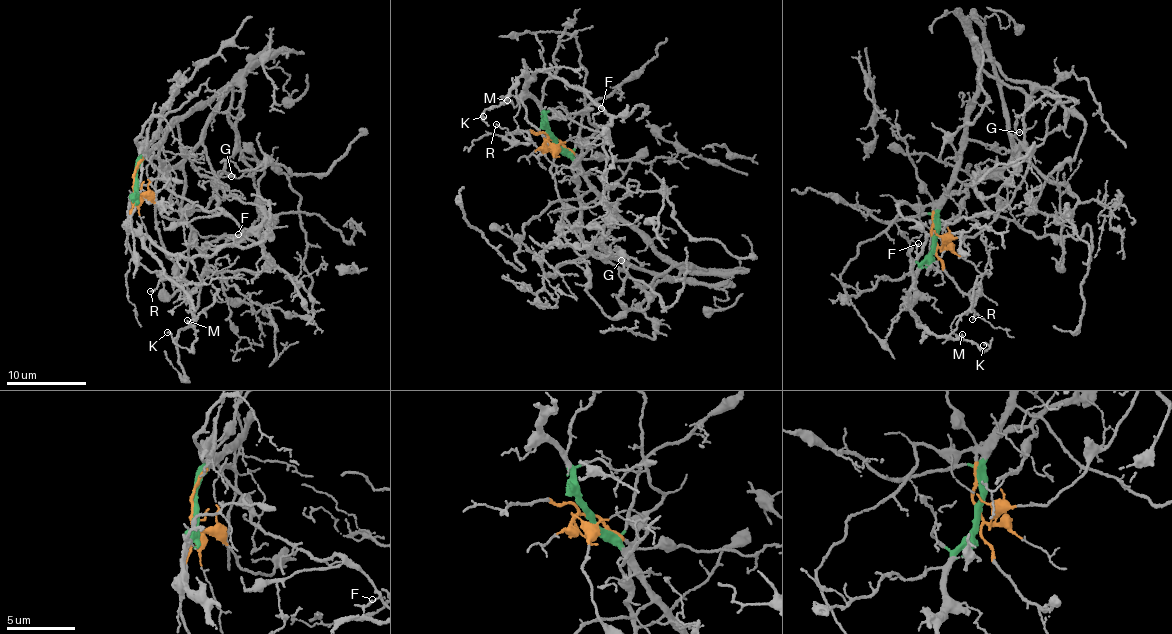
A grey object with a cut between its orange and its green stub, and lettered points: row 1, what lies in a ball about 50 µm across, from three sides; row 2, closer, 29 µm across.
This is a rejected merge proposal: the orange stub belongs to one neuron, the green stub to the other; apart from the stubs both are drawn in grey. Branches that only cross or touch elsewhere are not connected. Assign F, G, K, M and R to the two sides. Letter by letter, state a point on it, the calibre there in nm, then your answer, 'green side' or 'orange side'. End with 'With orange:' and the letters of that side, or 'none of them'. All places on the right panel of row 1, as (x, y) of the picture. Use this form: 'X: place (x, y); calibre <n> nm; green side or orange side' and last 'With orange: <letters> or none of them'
F: place (918, 243); calibre 110 nm; green side
G: place (1019, 132); calibre 100 nm; orange side
K: place (983, 345); calibre 90 nm; green side
M: place (962, 334); calibre 110 nm; green side
R: place (972, 319); calibre 90 nm; orange side
With orange: G, R

